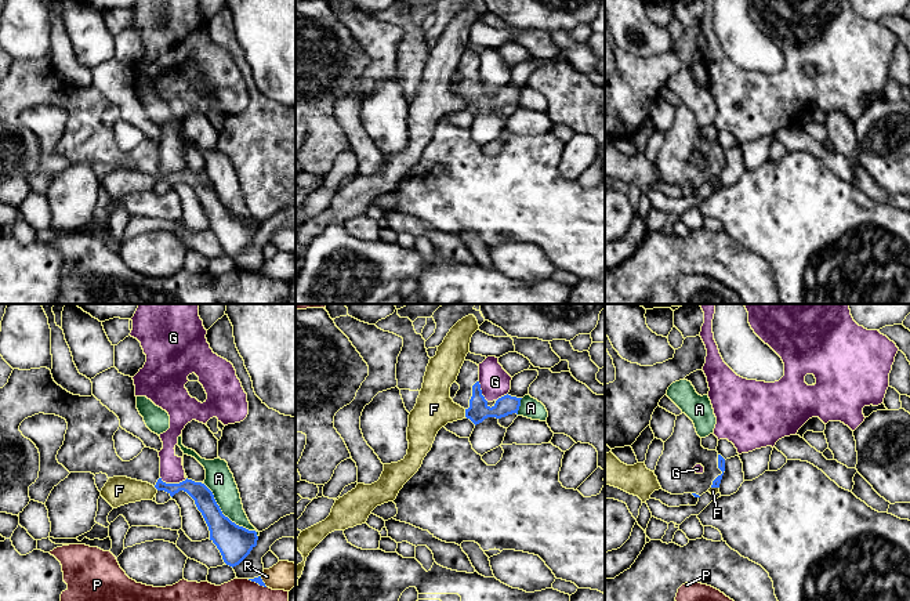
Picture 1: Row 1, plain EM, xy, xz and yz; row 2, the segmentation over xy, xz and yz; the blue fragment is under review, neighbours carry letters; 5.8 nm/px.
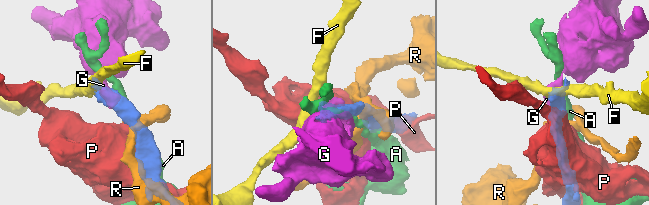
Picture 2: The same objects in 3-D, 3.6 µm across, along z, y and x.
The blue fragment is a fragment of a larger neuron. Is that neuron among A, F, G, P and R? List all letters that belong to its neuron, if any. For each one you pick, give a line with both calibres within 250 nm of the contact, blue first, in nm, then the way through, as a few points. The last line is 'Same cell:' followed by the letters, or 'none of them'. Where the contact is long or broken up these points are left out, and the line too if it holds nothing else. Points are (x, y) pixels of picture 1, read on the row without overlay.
Same cell: none of them

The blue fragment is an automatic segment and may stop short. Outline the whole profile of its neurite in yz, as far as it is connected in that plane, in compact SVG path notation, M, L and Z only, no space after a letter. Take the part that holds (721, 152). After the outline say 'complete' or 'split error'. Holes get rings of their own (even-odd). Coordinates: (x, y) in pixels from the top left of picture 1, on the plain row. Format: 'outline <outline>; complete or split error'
outline M685 104L677 106L674 123L664 133L655 160L661 180L700 188L710 178L719 178L724 163L725 149L717 141L701 137L693 112Z; split error

